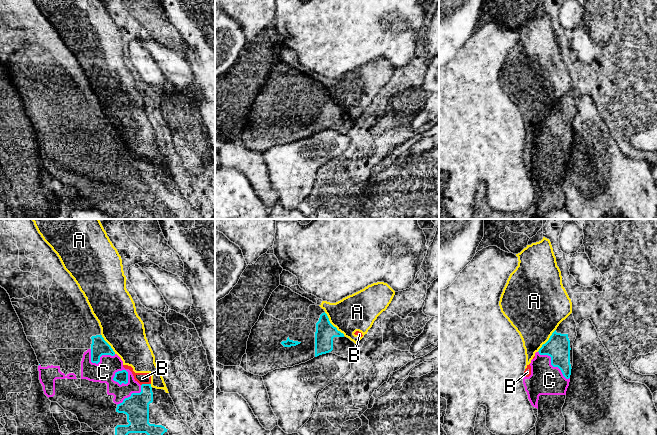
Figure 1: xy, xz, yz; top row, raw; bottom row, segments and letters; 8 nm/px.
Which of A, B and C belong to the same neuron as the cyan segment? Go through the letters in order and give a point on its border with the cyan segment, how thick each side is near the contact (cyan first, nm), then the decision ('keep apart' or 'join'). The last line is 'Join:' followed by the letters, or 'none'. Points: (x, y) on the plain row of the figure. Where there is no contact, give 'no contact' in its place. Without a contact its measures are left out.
A: xz (331, 100) | 160/300 nm | keep apart
B: xy (145, 160) | 200/100 nm | keep apart
C: xy (118, 147) | 100/170 nm | join
Join: C

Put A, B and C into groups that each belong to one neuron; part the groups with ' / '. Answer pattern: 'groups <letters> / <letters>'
groups A B / C

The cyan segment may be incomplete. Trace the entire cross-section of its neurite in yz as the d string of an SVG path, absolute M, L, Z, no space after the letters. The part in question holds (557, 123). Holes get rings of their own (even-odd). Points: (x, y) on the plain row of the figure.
M571 89L542 121L531 136L531 151L523 160L531 181L538 185L536 216L565 207L562 183L573 142L576 98Z

